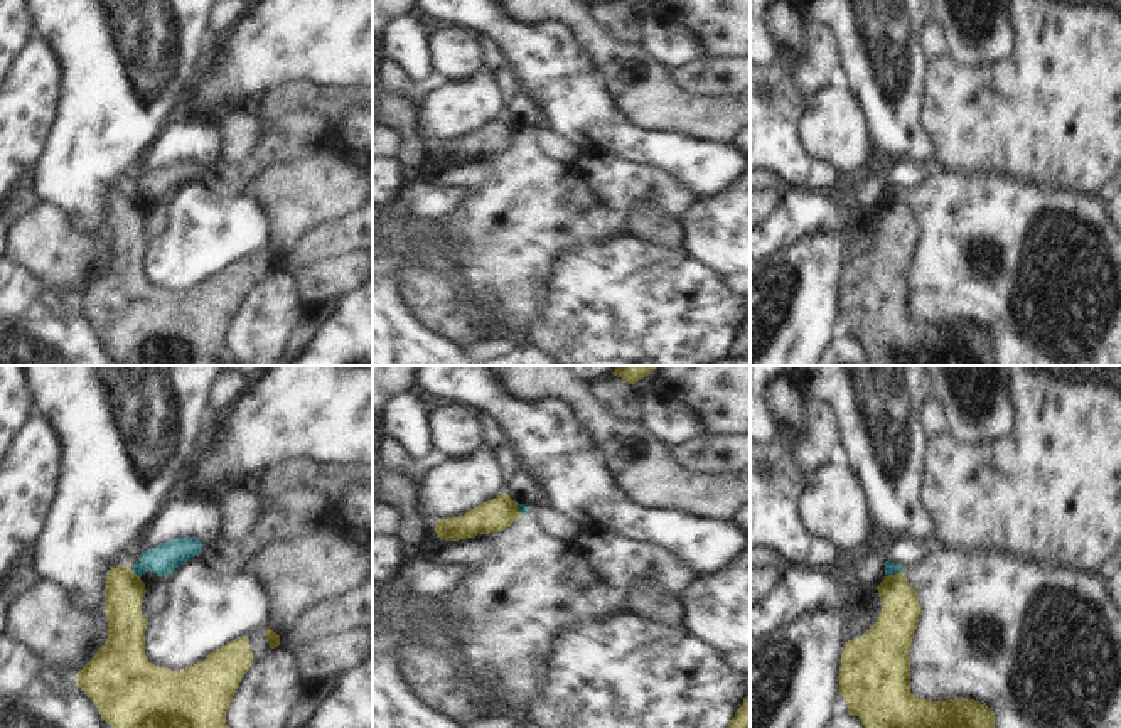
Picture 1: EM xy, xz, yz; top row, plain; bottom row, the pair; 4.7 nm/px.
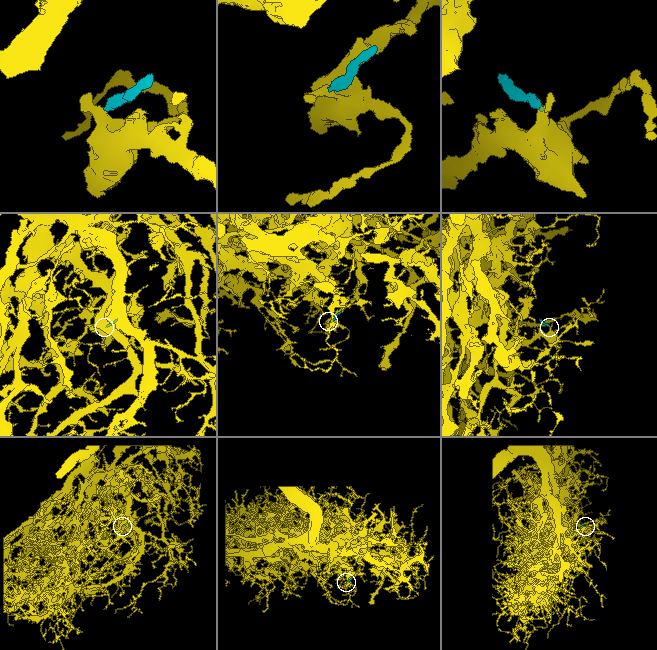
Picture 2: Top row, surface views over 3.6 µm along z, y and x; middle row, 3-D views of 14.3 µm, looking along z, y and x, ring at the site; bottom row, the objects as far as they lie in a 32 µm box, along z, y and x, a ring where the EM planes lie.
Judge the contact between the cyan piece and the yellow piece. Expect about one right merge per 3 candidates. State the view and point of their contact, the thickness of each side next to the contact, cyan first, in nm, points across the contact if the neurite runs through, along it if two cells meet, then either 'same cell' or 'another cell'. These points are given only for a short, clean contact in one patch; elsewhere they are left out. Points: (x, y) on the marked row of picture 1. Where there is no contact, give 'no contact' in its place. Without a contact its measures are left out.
yz (895, 572) | 60/190 nm | along yz (904, 570), (887, 577) | another cell

